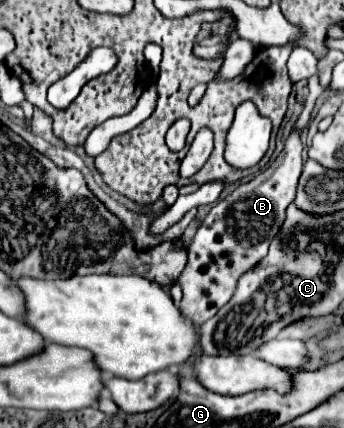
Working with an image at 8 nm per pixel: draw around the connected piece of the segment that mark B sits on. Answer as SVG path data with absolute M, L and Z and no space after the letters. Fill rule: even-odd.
M292 132L284 150L270 164L270 168L240 184L224 200L216 202L202 220L188 246L186 268L178 276L178 284L184 294L180 300L180 312L196 328L210 320L232 298L240 276L268 254L270 242L276 238L282 222L286 220L286 208L294 202L300 174L302 142L300 134Z

